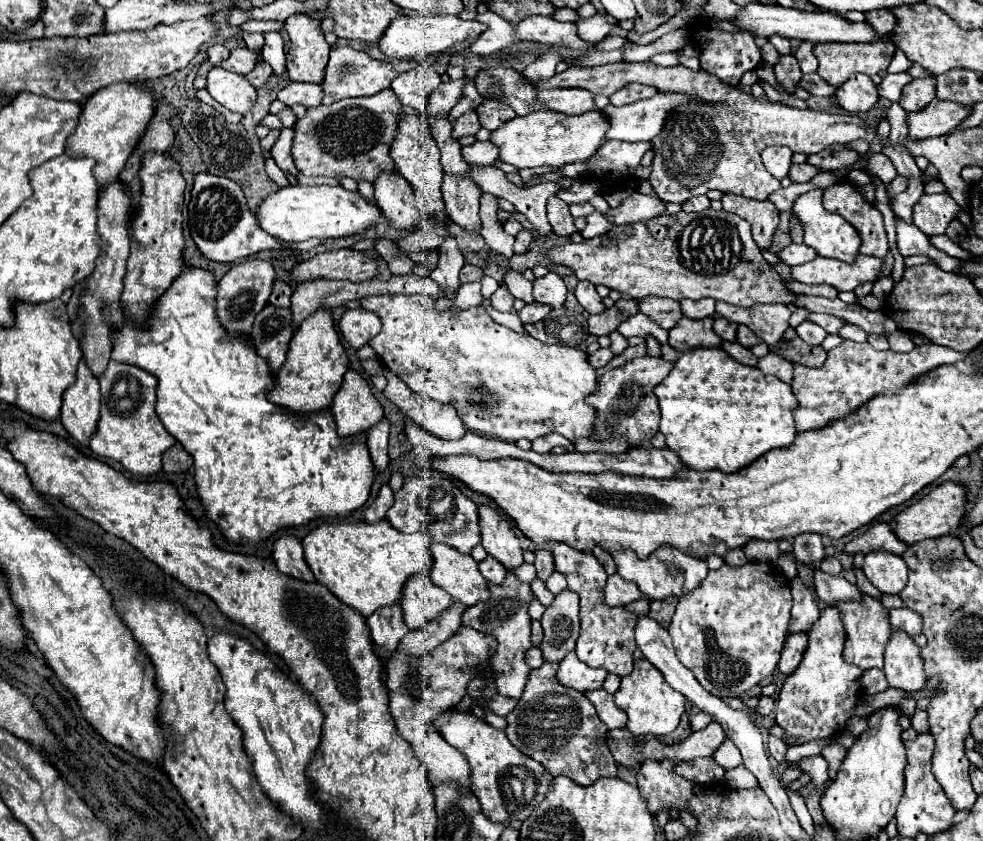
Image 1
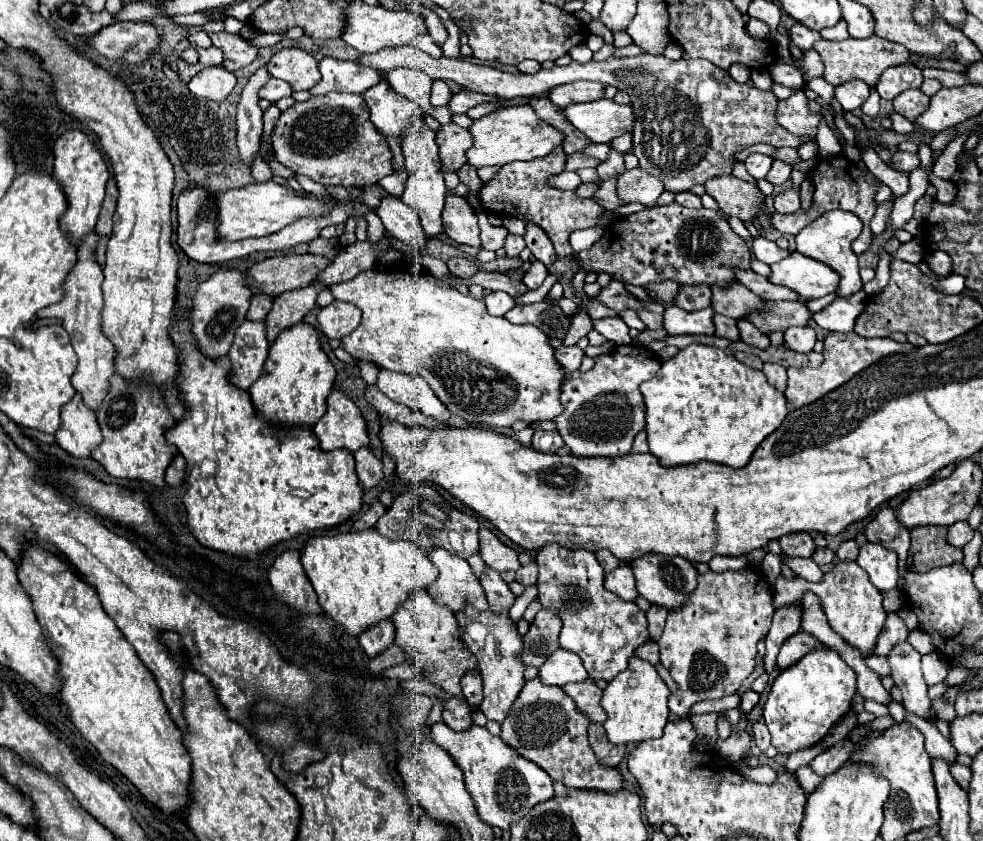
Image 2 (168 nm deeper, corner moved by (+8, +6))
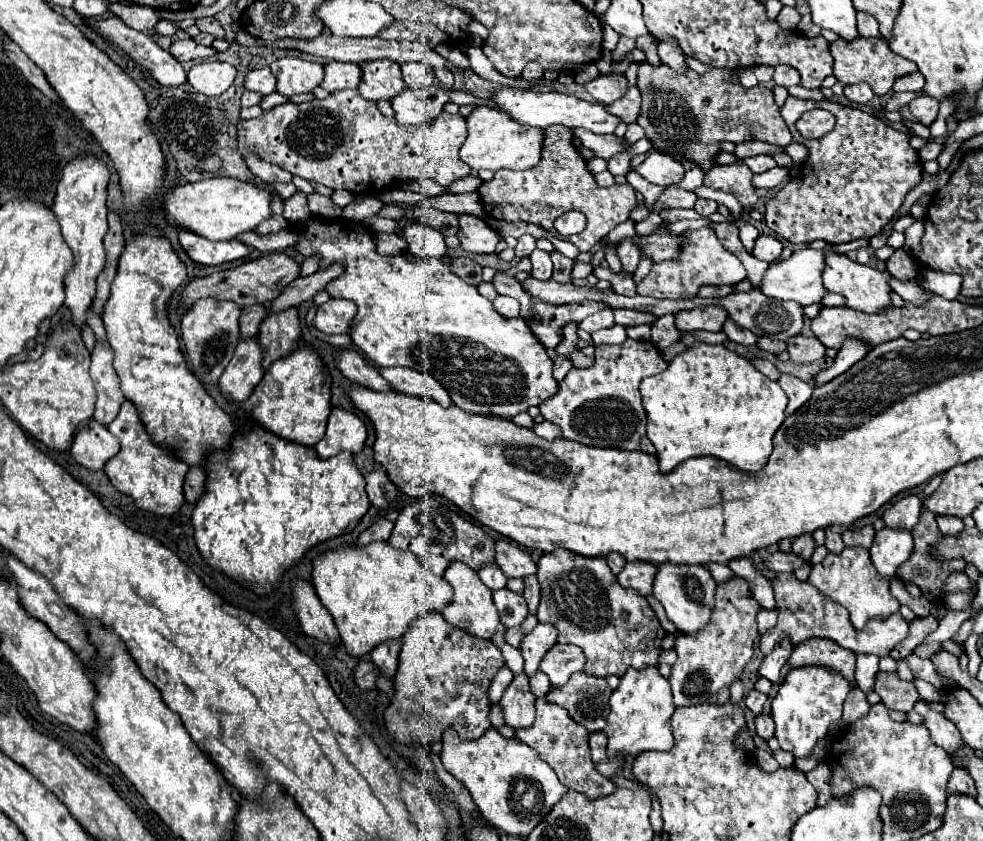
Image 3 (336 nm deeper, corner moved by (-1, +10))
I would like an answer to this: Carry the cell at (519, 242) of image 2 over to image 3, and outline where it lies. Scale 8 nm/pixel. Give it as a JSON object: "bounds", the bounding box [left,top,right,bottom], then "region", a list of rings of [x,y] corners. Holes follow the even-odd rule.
{"bounds":[515,235,535,259],"region":[[[531,235],[519,237],[519,243],[517,243],[517,247],[515,247],[515,253],[517,253],[519,259],[521,259],[521,257],[529,257],[533,249],[535,249],[535,239],[533,239]]]}

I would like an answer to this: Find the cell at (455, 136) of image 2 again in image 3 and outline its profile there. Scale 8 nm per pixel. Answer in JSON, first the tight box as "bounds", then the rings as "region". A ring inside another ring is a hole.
{"bounds":[237,89,469,195],"region":[[[345,89],[311,103],[283,103],[263,111],[257,119],[237,123],[237,151],[241,157],[249,153],[281,169],[321,183],[331,189],[347,189],[351,193],[379,195],[381,189],[405,183],[409,179],[427,177],[439,185],[469,175],[469,167],[459,159],[459,147],[465,141],[465,117],[441,113],[431,123],[415,125],[415,131],[403,131],[393,119],[379,113],[373,101],[363,99],[357,89]]]}

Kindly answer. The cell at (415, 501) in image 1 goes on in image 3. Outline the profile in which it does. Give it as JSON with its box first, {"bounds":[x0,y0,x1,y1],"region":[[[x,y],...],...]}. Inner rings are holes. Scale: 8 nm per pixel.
{"bounds":[389,495,495,577],"region":[[[433,495],[425,499],[417,499],[415,503],[407,505],[399,513],[393,533],[389,537],[389,543],[395,549],[413,551],[419,557],[419,561],[439,577],[443,575],[443,571],[451,561],[461,561],[473,571],[479,571],[481,567],[495,563],[495,543],[483,531],[483,527],[451,511],[439,497],[433,497]]]}

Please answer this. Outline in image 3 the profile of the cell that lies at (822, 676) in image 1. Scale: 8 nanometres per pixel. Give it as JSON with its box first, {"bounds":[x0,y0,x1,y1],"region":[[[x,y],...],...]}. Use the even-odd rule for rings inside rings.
{"bounds":[771,667,849,757],"region":[[[817,667],[791,669],[771,703],[771,715],[775,721],[775,737],[779,741],[779,747],[793,753],[795,757],[809,757],[817,741],[827,737],[829,727],[841,719],[843,701],[849,689],[849,681],[845,681],[839,673],[829,673],[827,669]]]}

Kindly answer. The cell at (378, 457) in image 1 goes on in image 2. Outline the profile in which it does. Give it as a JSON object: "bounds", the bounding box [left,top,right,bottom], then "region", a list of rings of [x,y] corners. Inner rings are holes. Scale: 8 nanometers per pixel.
{"bounds":[354,447,382,487],"region":[[[360,447],[354,453],[354,459],[356,459],[356,473],[360,483],[364,487],[378,485],[382,479],[382,461],[368,447]]]}

